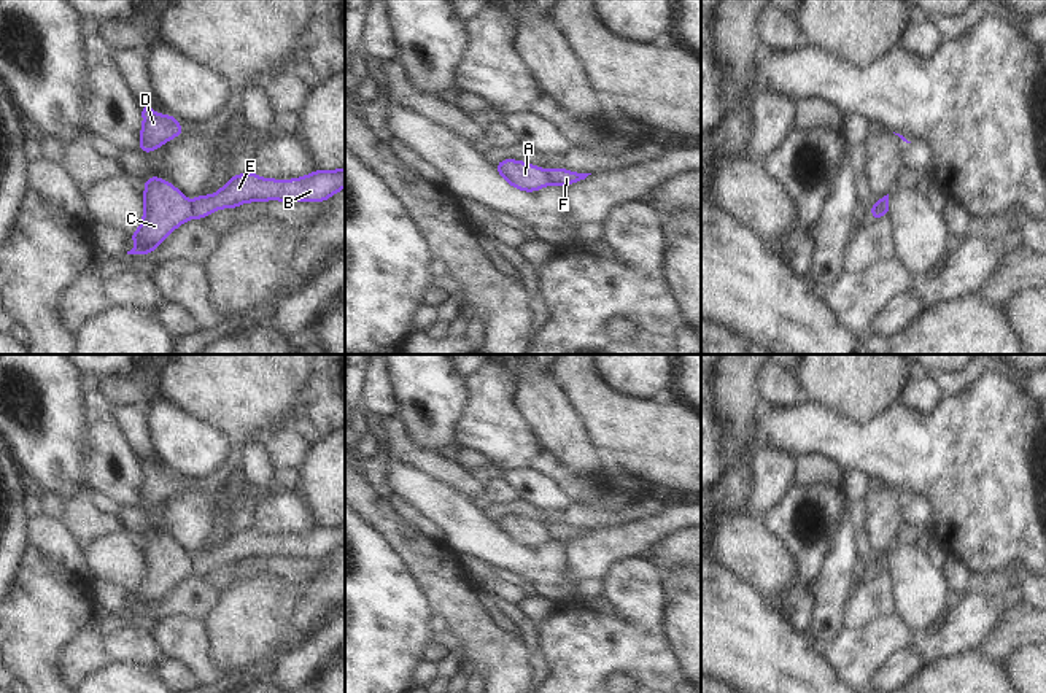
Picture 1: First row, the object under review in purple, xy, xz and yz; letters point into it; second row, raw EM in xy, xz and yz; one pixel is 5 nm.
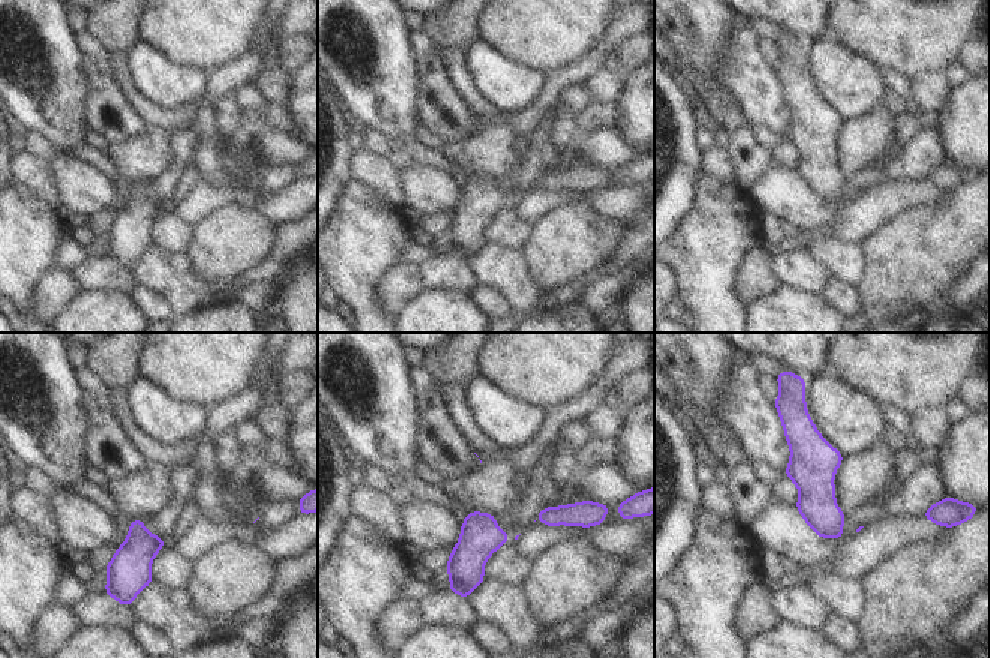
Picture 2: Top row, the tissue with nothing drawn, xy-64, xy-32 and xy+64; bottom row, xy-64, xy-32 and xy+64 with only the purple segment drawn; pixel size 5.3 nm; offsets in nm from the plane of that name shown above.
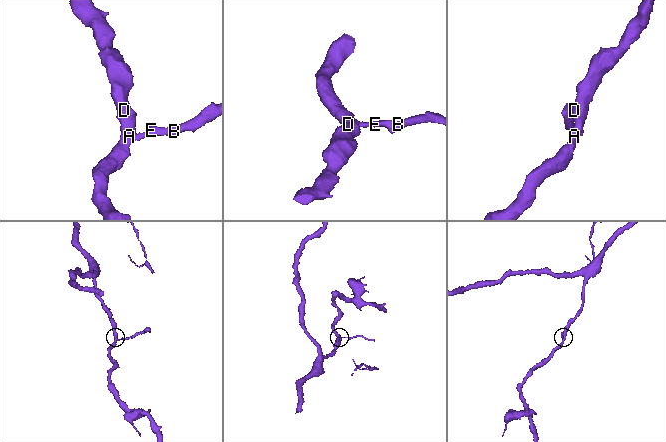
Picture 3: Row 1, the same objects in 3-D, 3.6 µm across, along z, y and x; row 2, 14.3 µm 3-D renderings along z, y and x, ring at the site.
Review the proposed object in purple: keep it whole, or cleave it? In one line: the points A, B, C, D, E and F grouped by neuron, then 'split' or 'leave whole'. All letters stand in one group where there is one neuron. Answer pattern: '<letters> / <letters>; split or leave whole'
A C D / B E F; split

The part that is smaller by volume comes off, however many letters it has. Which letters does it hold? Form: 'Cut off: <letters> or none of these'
Cut off: B, E, F

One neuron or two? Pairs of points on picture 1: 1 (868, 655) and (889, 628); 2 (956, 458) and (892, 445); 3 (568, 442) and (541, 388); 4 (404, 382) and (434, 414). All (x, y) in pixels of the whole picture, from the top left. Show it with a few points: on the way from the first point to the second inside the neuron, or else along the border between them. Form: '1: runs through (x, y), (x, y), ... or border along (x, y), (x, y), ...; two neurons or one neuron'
1: runs through (871, 649), (886, 634); one neuron
2: runs through (940, 456), (919, 455), (908, 450); one neuron
3: runs through (560, 429), (541, 401); one neuron
4: runs through (412, 388), (428, 406); one neuron

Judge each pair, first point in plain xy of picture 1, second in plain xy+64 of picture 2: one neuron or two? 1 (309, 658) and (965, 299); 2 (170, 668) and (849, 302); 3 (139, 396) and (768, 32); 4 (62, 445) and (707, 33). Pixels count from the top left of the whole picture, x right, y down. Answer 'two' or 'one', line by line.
1: one
2: one
3: one
4: one

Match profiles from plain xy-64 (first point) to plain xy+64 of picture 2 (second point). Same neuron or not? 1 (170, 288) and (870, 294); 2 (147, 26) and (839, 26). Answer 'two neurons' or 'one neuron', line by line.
1: two neurons
2: one neuron

